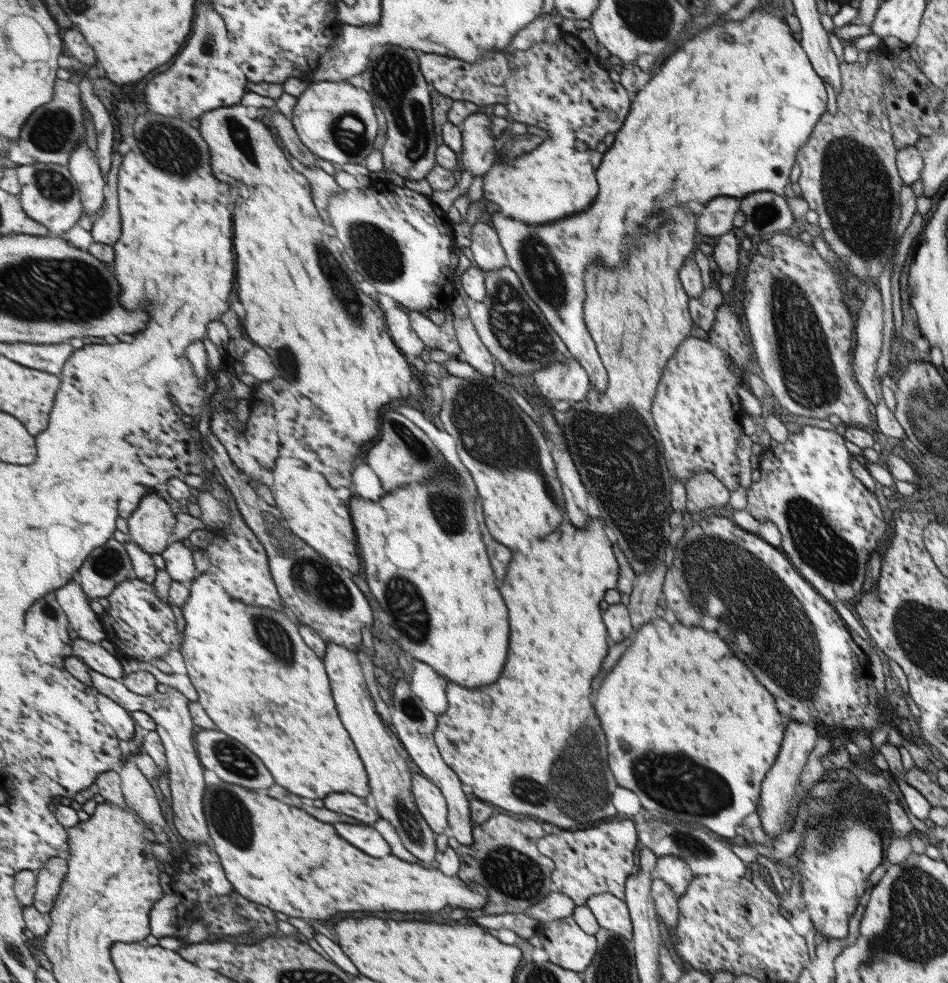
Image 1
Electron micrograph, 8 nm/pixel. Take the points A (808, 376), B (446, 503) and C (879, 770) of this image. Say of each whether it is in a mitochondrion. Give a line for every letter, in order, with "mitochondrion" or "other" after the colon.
A: mitochondrion
B: mitochondrion
C: other

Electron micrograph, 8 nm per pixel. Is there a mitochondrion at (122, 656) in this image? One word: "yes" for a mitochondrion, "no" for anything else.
no

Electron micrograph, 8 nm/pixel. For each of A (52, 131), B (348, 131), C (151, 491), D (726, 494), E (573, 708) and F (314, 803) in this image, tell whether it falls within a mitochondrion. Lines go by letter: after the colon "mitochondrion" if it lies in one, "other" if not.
A: mitochondrion
B: mitochondrion
C: other
D: other
E: other
F: other

